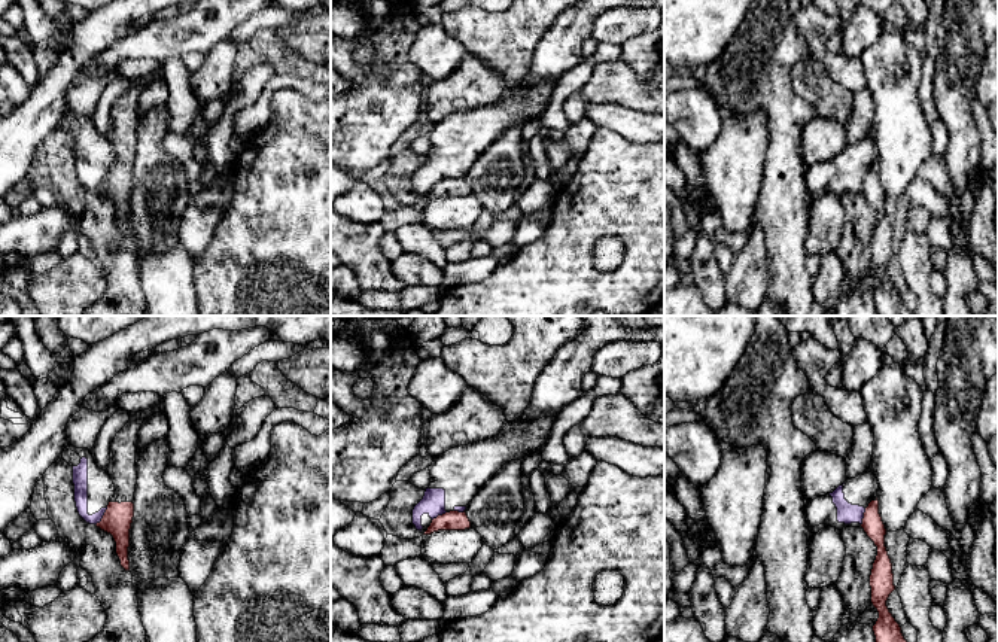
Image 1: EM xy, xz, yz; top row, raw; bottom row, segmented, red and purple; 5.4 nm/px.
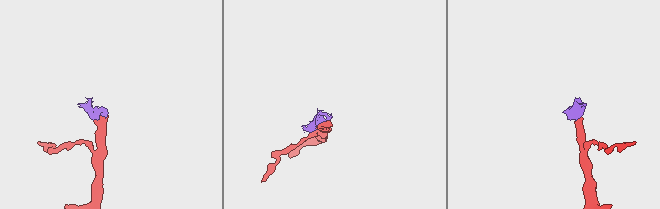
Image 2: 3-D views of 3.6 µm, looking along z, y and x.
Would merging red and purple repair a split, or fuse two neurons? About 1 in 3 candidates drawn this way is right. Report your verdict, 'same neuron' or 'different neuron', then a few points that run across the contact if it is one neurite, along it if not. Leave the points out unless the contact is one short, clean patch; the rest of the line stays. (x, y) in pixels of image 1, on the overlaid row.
different neuron; line xy (107, 507), (96, 525)

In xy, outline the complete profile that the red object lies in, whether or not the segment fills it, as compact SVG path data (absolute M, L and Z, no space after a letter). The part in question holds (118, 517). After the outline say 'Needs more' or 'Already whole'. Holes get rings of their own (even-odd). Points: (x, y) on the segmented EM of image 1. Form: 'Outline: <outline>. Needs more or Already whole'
Outline: M149 410L130 413L128 423L116 433L110 445L107 474L115 484L115 496L100 523L95 526L110 533L116 542L121 566L130 571L130 529L134 517L134 492L137 484L136 451L142 423L152 414Z. Needs more

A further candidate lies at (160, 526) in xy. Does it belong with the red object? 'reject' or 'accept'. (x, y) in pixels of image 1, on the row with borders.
reject

